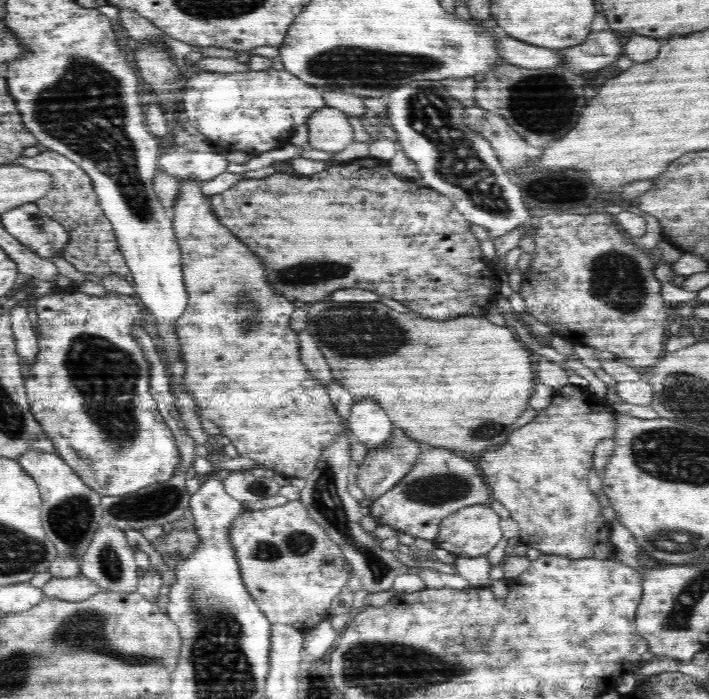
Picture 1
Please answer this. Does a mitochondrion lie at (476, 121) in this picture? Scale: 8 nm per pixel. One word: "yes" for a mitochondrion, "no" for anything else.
yes

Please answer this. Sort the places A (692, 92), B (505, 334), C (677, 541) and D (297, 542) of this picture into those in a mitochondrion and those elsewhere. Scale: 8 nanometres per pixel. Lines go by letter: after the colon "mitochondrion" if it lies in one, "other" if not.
A: other
B: other
C: mitochondrion
D: mitochondrion

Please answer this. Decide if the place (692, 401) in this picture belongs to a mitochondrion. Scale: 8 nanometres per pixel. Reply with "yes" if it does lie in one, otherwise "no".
yes

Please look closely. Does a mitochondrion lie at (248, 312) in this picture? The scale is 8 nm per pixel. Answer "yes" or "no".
yes

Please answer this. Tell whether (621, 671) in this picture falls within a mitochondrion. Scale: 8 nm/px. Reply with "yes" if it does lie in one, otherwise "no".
no

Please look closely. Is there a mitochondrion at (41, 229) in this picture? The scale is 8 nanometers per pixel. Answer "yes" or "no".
yes

